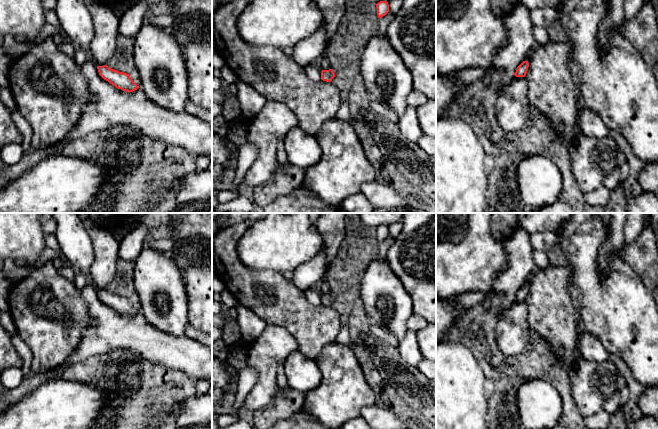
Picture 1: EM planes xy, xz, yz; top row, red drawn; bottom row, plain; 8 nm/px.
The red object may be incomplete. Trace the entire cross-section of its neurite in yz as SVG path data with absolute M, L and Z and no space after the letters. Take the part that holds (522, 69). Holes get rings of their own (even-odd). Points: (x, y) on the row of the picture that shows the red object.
M523 61L518 67L514 75L516 77L525 77L528 71L529 63L528 61Z

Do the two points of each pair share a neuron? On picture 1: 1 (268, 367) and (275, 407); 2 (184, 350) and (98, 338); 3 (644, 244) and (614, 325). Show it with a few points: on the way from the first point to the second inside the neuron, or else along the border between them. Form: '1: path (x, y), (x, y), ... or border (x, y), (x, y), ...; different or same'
1: border (279, 387), (268, 404), (254, 411); different
2: path (163, 349), (141, 338), (119, 338); same
3: border (620, 253), (620, 256), (638, 275), (647, 289); different

